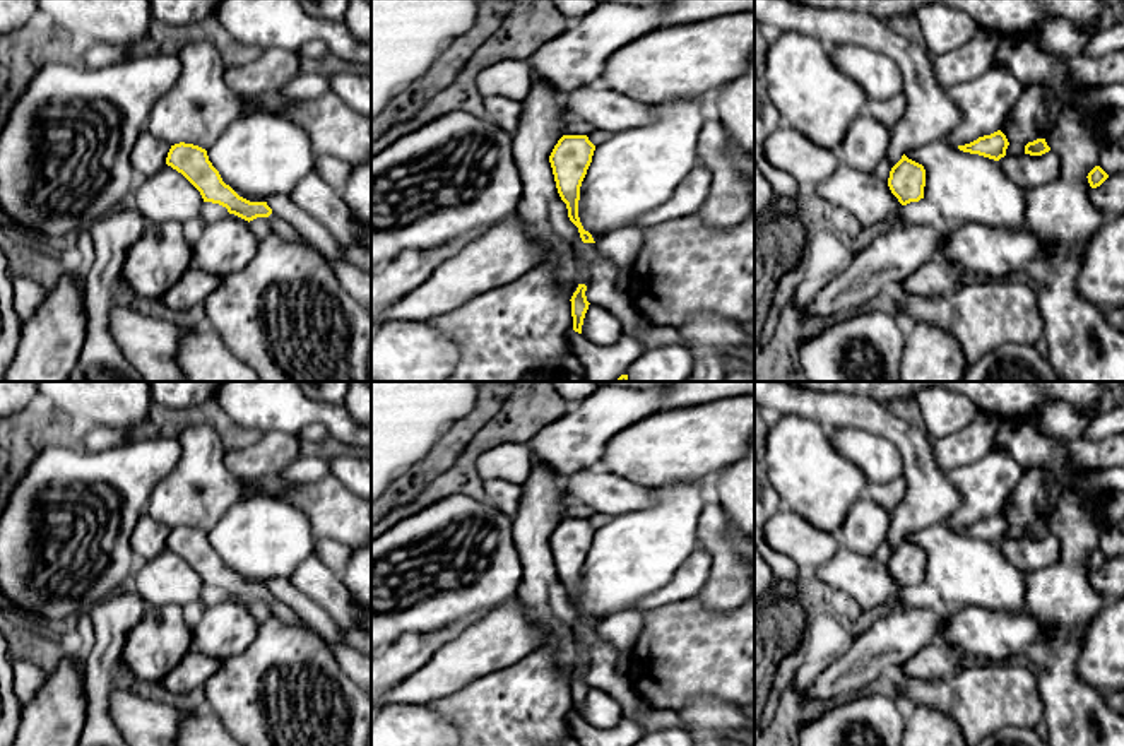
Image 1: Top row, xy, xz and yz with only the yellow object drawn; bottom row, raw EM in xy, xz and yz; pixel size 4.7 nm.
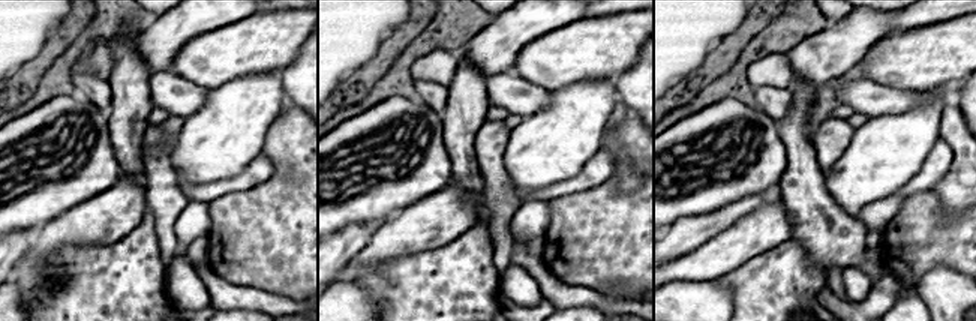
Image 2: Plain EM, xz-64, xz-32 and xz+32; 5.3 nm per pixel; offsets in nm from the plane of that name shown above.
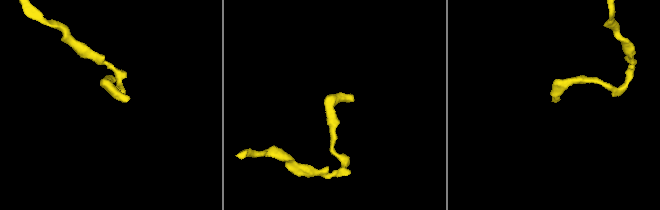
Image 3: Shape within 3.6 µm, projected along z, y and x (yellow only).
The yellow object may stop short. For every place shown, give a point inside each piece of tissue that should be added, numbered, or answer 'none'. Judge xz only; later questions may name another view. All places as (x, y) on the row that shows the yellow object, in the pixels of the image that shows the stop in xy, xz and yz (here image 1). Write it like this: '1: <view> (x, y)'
none

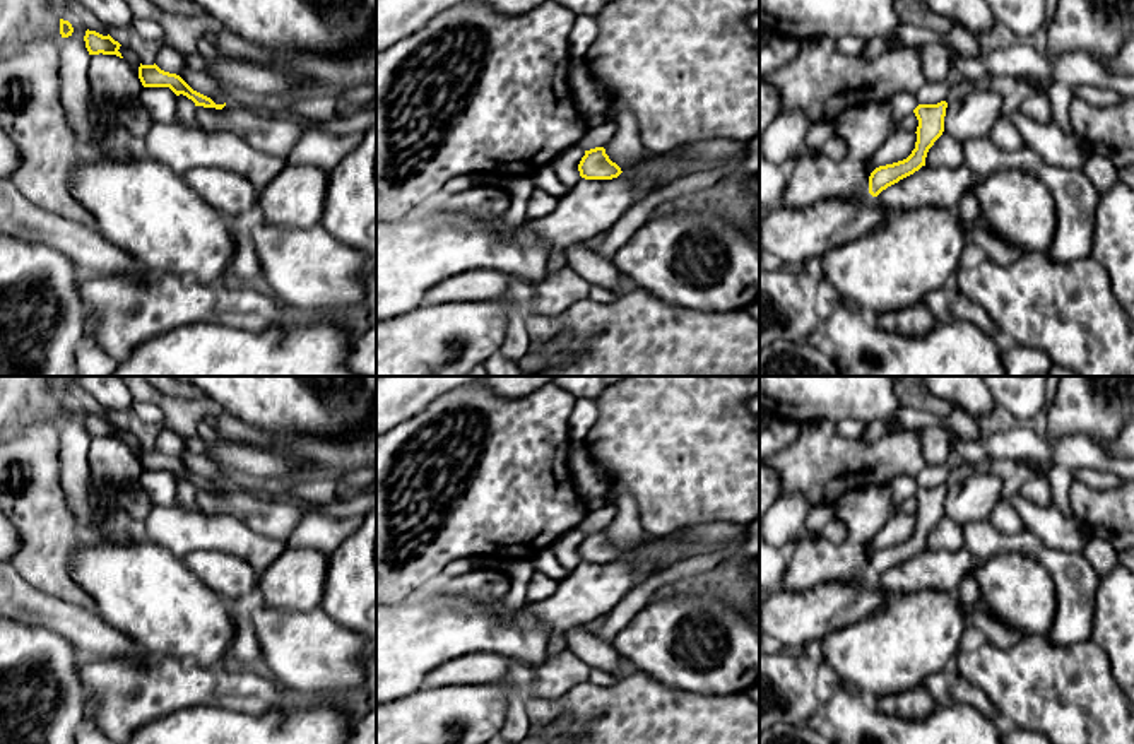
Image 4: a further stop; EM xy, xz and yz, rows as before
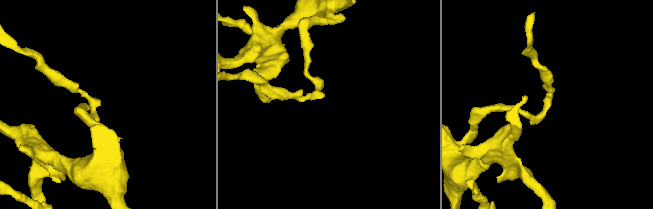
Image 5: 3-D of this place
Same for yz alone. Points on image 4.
none

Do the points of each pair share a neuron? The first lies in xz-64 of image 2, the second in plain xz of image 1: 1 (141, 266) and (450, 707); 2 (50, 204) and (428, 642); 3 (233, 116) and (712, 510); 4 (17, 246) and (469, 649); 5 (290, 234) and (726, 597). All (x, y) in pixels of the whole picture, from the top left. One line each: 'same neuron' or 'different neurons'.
1: same neuron
2: different neurons
3: different neurons
4: different neurons
5: different neurons

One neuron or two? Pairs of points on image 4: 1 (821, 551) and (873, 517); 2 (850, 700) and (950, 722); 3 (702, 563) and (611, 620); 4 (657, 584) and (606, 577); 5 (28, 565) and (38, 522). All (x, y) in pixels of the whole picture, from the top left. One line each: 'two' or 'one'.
1: one
2: one
3: one
4: two
5: one

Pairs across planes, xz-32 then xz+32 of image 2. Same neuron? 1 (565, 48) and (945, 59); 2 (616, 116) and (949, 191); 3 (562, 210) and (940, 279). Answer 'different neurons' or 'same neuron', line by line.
1: same neuron
2: same neuron
3: different neurons

